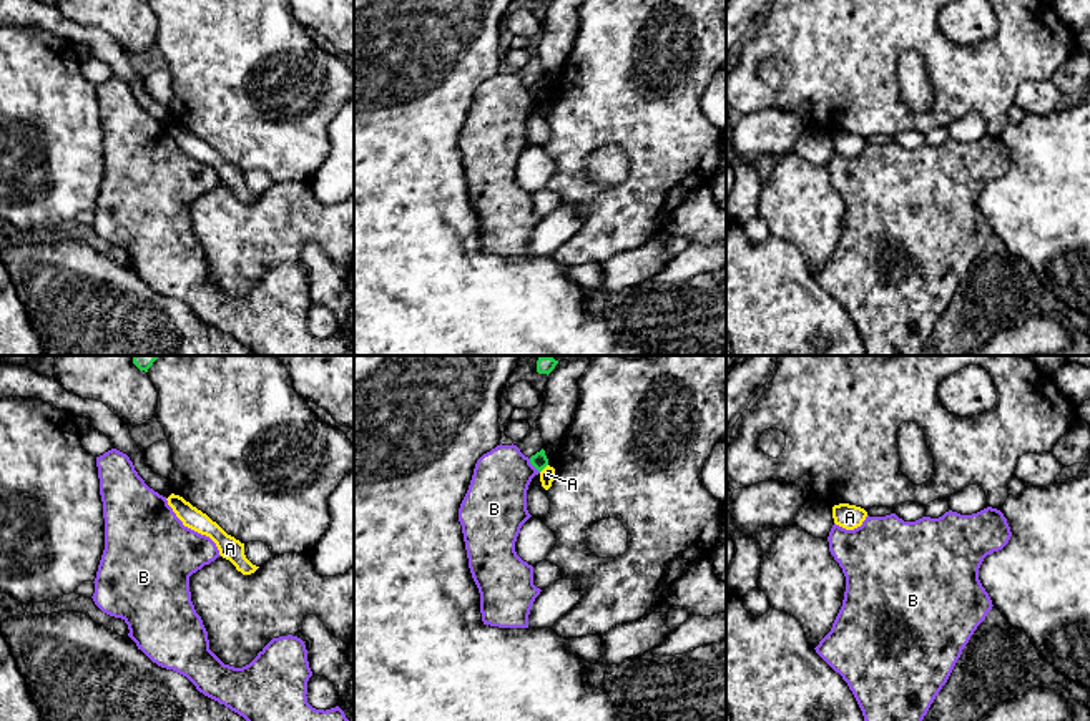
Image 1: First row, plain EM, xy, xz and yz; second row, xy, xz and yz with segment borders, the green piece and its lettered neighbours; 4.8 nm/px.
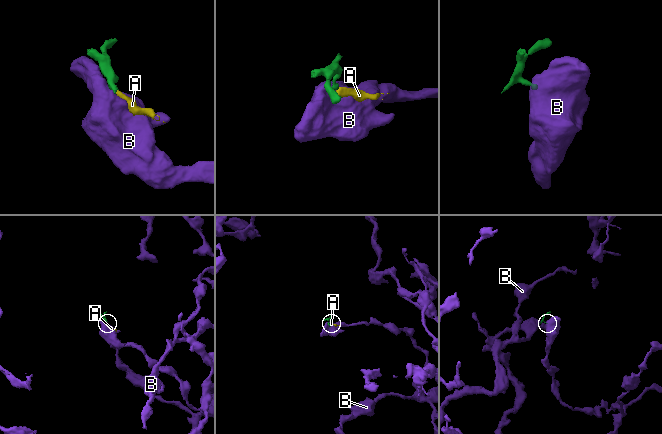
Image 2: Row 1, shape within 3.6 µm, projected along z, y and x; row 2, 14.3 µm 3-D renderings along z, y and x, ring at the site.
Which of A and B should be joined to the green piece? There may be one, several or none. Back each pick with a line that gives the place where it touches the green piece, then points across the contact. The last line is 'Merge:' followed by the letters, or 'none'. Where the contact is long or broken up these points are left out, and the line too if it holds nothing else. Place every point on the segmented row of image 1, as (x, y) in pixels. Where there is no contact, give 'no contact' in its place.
Merge: none

